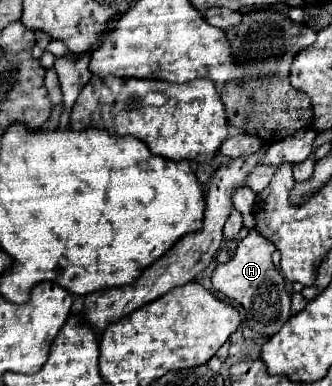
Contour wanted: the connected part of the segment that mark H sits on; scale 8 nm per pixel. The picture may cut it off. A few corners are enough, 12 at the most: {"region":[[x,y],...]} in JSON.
{"region":[[257,231],[217,265],[213,287],[263,337],[291,317],[291,293]]}

